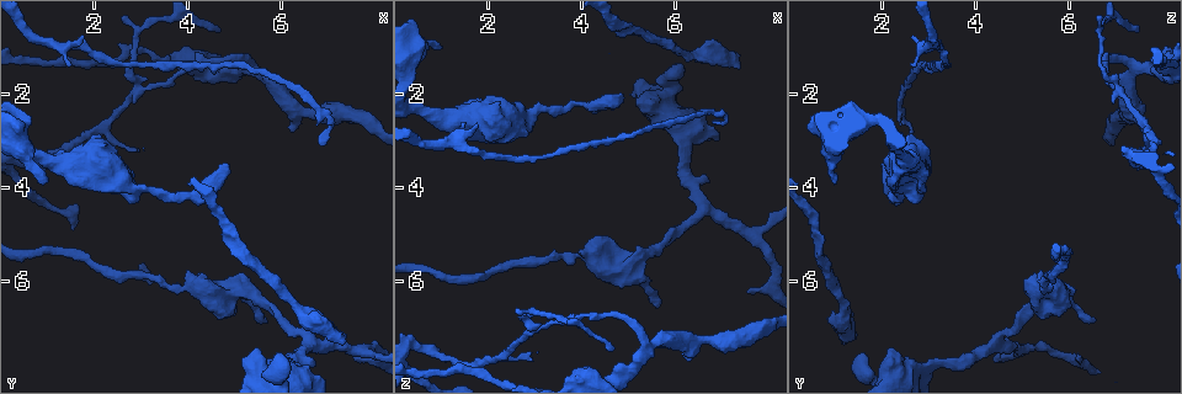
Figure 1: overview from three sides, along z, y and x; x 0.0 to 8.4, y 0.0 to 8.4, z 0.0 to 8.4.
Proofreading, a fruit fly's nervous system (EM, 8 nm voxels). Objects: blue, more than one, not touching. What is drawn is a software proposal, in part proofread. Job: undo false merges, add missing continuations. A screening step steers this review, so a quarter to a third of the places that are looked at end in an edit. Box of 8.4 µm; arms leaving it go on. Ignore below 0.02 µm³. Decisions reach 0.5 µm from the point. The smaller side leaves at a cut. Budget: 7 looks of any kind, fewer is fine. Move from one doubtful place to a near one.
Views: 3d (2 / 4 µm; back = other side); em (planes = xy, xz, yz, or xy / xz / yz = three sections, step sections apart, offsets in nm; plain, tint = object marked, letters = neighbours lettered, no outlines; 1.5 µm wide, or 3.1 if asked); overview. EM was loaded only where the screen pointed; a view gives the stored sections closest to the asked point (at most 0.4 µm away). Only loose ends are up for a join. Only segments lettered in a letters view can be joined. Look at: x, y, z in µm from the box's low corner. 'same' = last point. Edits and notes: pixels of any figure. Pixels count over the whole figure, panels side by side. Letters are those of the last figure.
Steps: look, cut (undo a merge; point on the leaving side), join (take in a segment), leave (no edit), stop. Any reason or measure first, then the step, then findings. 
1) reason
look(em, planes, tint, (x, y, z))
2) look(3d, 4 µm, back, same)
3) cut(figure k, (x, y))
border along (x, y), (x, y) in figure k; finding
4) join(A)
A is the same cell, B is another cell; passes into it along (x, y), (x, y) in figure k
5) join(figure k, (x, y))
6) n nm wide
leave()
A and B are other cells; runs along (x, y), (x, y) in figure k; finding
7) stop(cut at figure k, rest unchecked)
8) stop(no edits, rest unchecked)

arms part here
look(3d, 2 µm, (3.10, 1.90, 6.95))

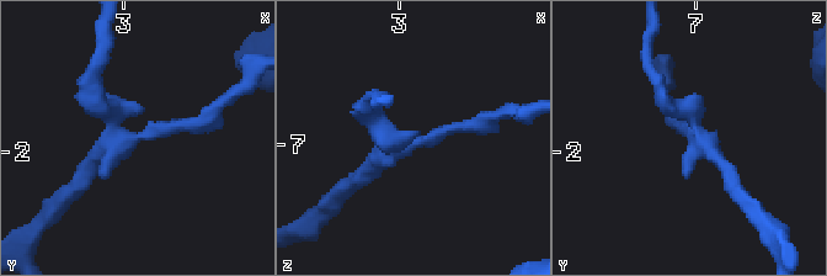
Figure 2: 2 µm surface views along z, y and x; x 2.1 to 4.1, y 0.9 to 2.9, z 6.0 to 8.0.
3 arms; need the tissue
look(em, planes, plain, (3.06, 1.90, 6.98))

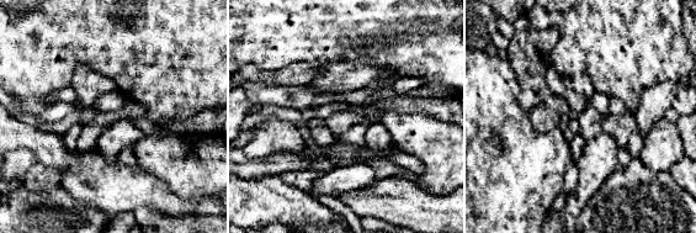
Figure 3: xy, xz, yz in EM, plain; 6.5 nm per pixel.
what lies round it
look(em, planes, letters, same)

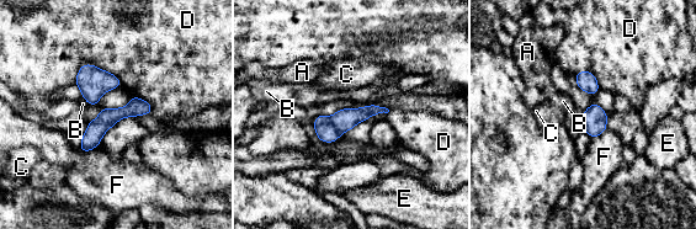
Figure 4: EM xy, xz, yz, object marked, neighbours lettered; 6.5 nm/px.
cut(figure 4, (324, 129))
A, B, C, D, E and F are other cells; border along (329, 118), (340, 133) in figure 4; a second cell is stuck on

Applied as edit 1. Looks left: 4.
sudden change in width
look(em, planes, letters, (3.90, 6.15, 5.40))

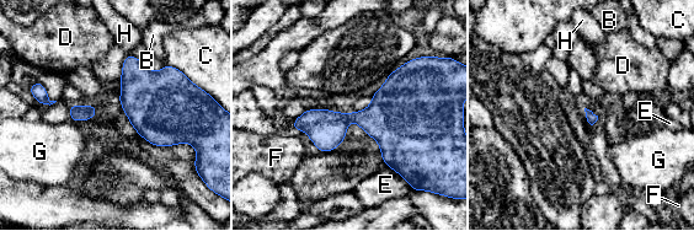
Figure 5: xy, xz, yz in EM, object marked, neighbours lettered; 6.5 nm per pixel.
leave()
B, C, D, E, F, G and H are other cells; border along (70, 119), (75, 123) in figure 5; one cell here

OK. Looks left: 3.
thin neck
look(em, xy, step 8, tint, (4.00, 4.20, 2.25))

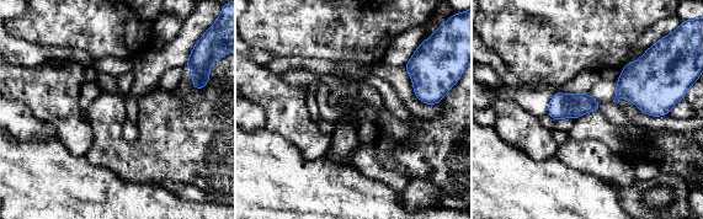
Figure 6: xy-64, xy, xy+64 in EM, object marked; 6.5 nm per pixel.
another direction
look(em, planes, letters, same)

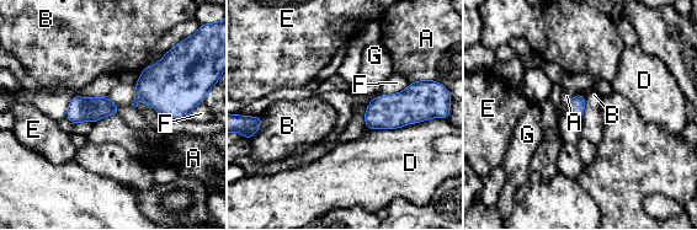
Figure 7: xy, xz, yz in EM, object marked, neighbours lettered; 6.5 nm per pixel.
leave()
A, B, D, E, F and G are other cells; border along (585, 96), (584, 114), (580, 119) in figure 7; one cell here

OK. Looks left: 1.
stop(cut at figure 4, rest unchecked)

